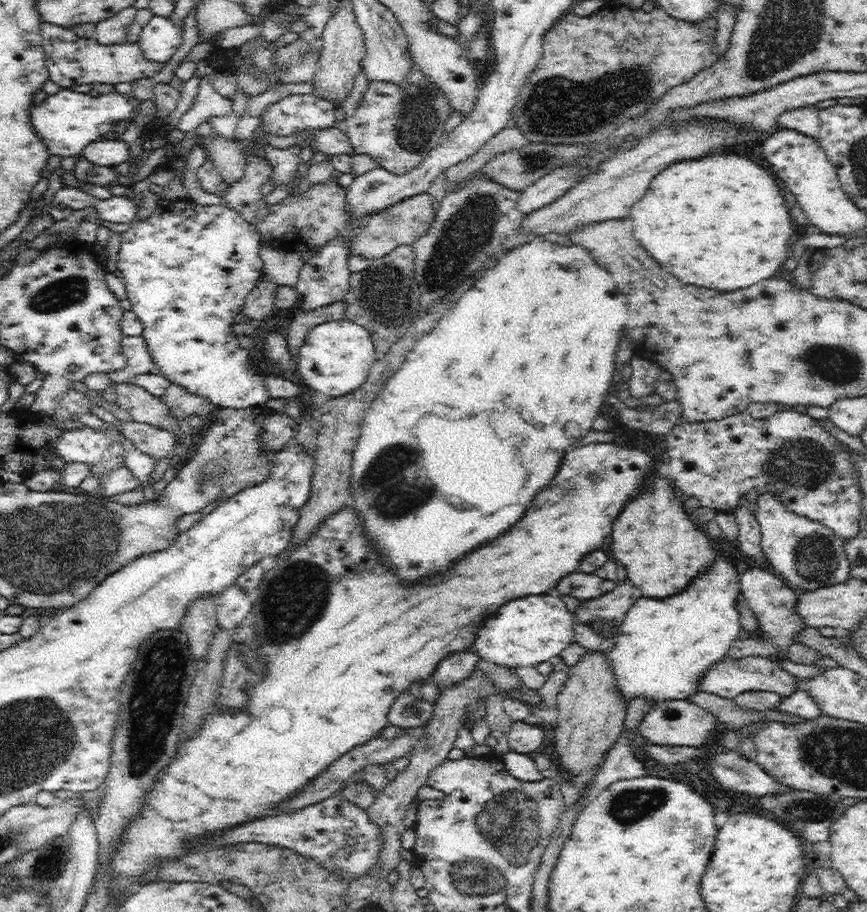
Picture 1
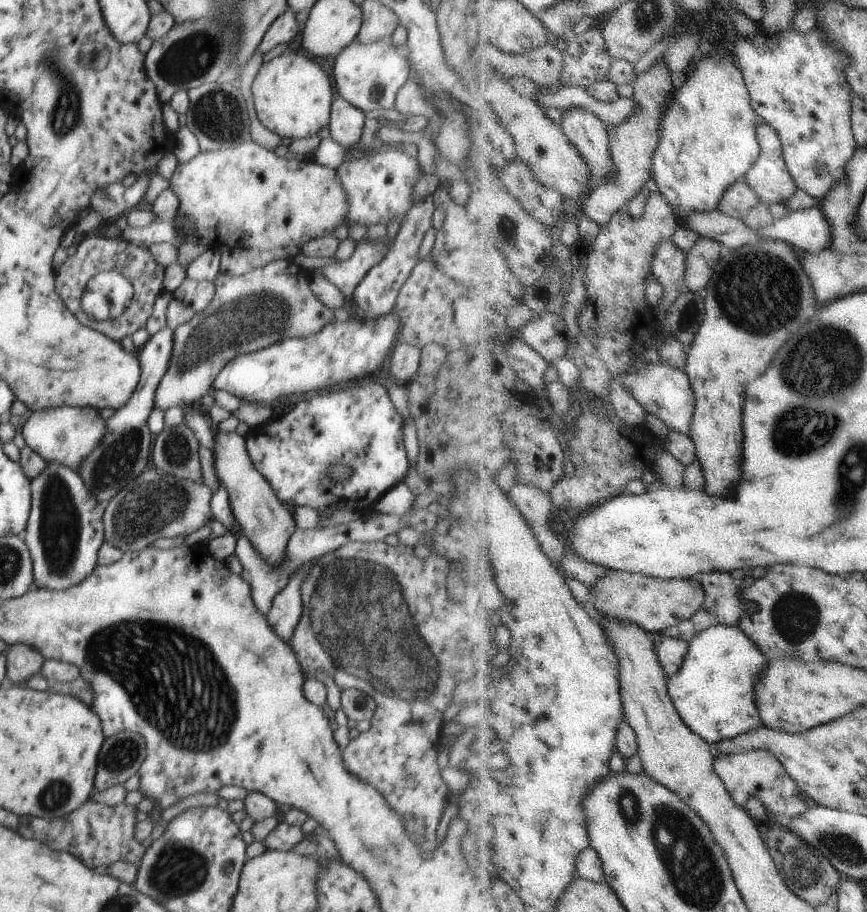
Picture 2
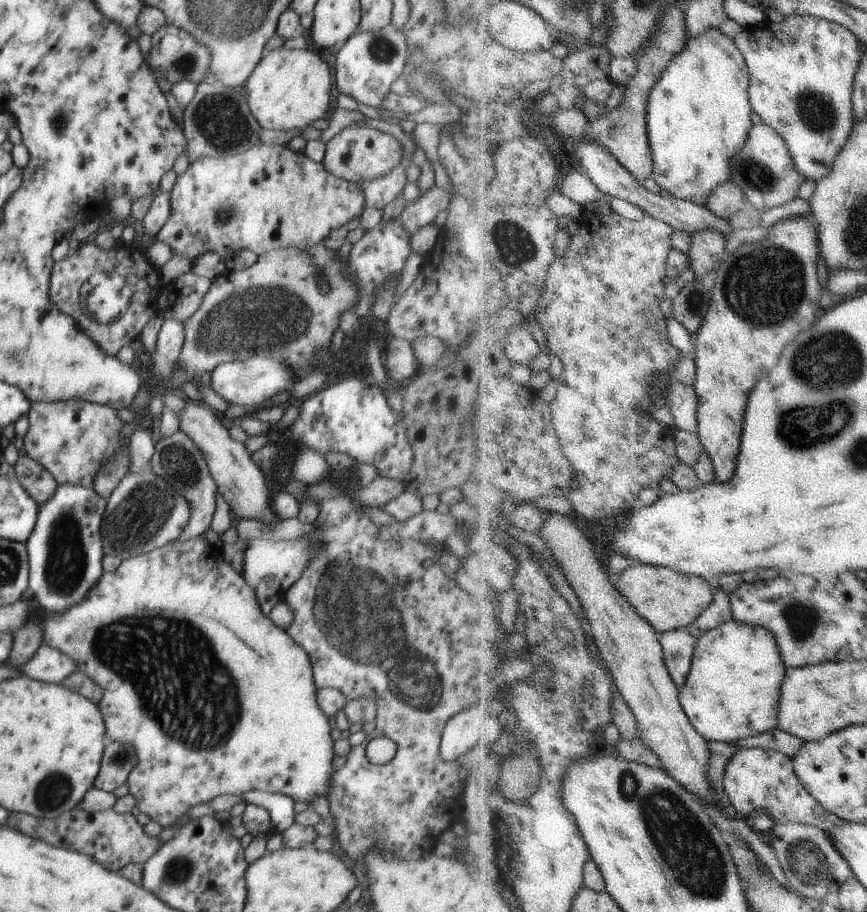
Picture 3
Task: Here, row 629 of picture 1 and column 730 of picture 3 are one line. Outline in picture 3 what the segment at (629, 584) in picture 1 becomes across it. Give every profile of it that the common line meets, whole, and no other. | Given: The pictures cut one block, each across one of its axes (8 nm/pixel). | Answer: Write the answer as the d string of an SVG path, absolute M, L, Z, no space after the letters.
M715 587L715 589L716 600L714 600L714 604L692 626L689 626L690 632L696 634L700 639L712 629L735 619L731 594L726 592L724 588Z

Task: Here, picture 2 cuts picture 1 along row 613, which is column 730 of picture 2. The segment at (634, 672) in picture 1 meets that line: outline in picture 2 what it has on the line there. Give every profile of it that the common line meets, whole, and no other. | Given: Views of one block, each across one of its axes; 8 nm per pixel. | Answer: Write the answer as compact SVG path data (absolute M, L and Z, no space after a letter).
M713 626L692 640L690 654L678 672L676 678L670 677L670 693L683 718L689 723L692 730L697 731L712 746L720 742L748 734L752 730L764 728L765 719L762 718L761 707L758 706L758 682L762 682L762 674L770 668L770 659L764 652L762 646L741 626Z

